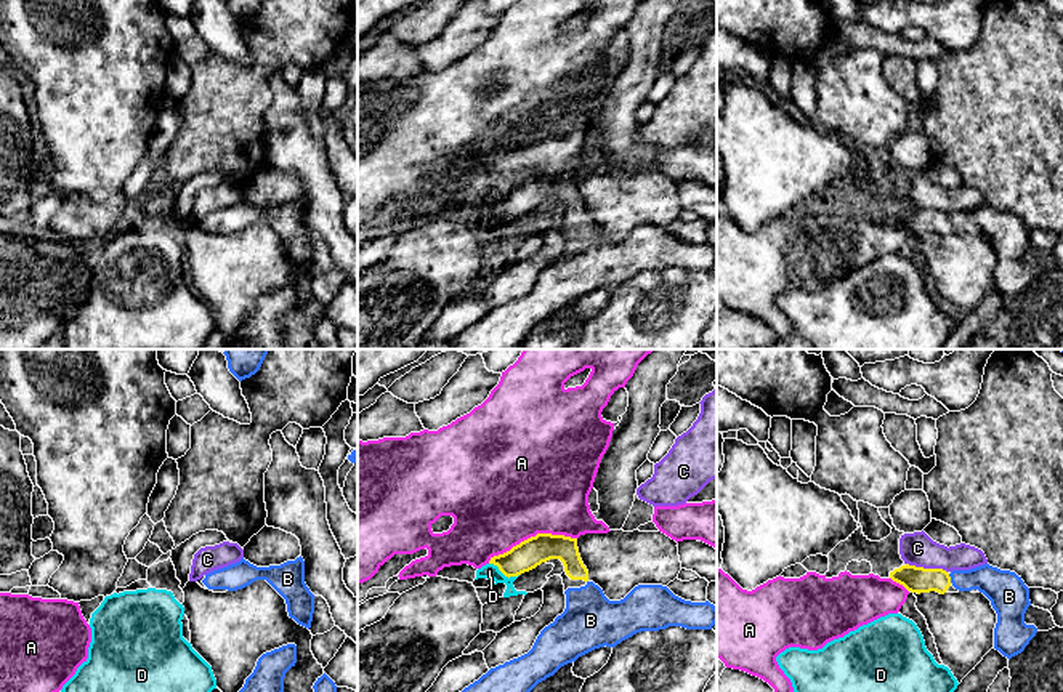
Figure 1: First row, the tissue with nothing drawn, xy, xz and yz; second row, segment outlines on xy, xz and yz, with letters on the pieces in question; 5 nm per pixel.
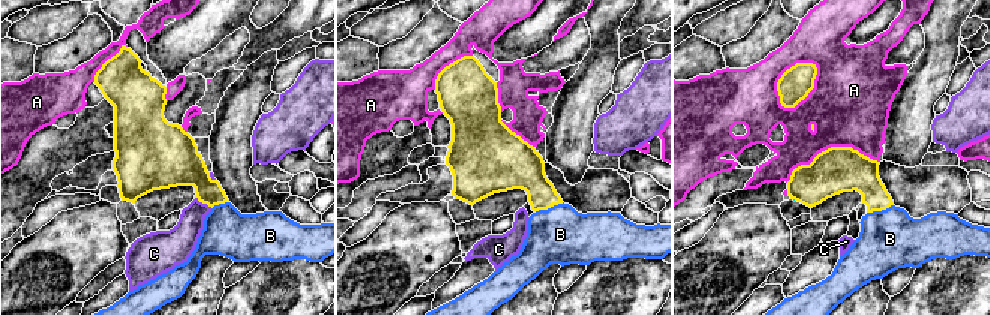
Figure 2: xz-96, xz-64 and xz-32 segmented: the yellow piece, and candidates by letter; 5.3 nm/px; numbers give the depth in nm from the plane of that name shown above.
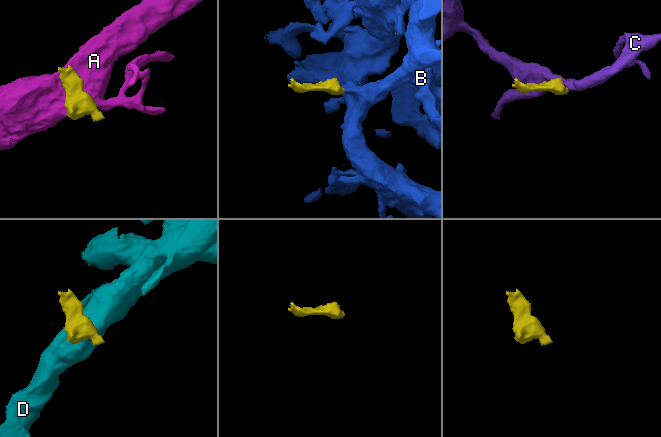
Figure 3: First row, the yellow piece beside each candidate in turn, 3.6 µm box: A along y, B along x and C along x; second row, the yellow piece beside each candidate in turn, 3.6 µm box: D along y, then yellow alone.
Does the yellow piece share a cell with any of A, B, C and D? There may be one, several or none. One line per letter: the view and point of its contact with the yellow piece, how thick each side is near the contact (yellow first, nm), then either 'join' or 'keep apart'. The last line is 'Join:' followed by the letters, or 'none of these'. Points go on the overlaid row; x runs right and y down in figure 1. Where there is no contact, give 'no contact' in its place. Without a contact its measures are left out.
A: meets yellow in xz at (531, 537); 150 nm thick on the yellow side, 500 nm on the other; keep apart
B: meets yellow in yz at (949, 579); 130 nm thick on the yellow side, 160 nm on the other; join
C: meets yellow in yz at (927, 569); 130 nm thick on the yellow side, 170 nm on the other; keep apart
D: meets yellow in xz at (504, 574); 150 nm thick on the yellow side, 80 nm on the other; keep apart
Join: B

